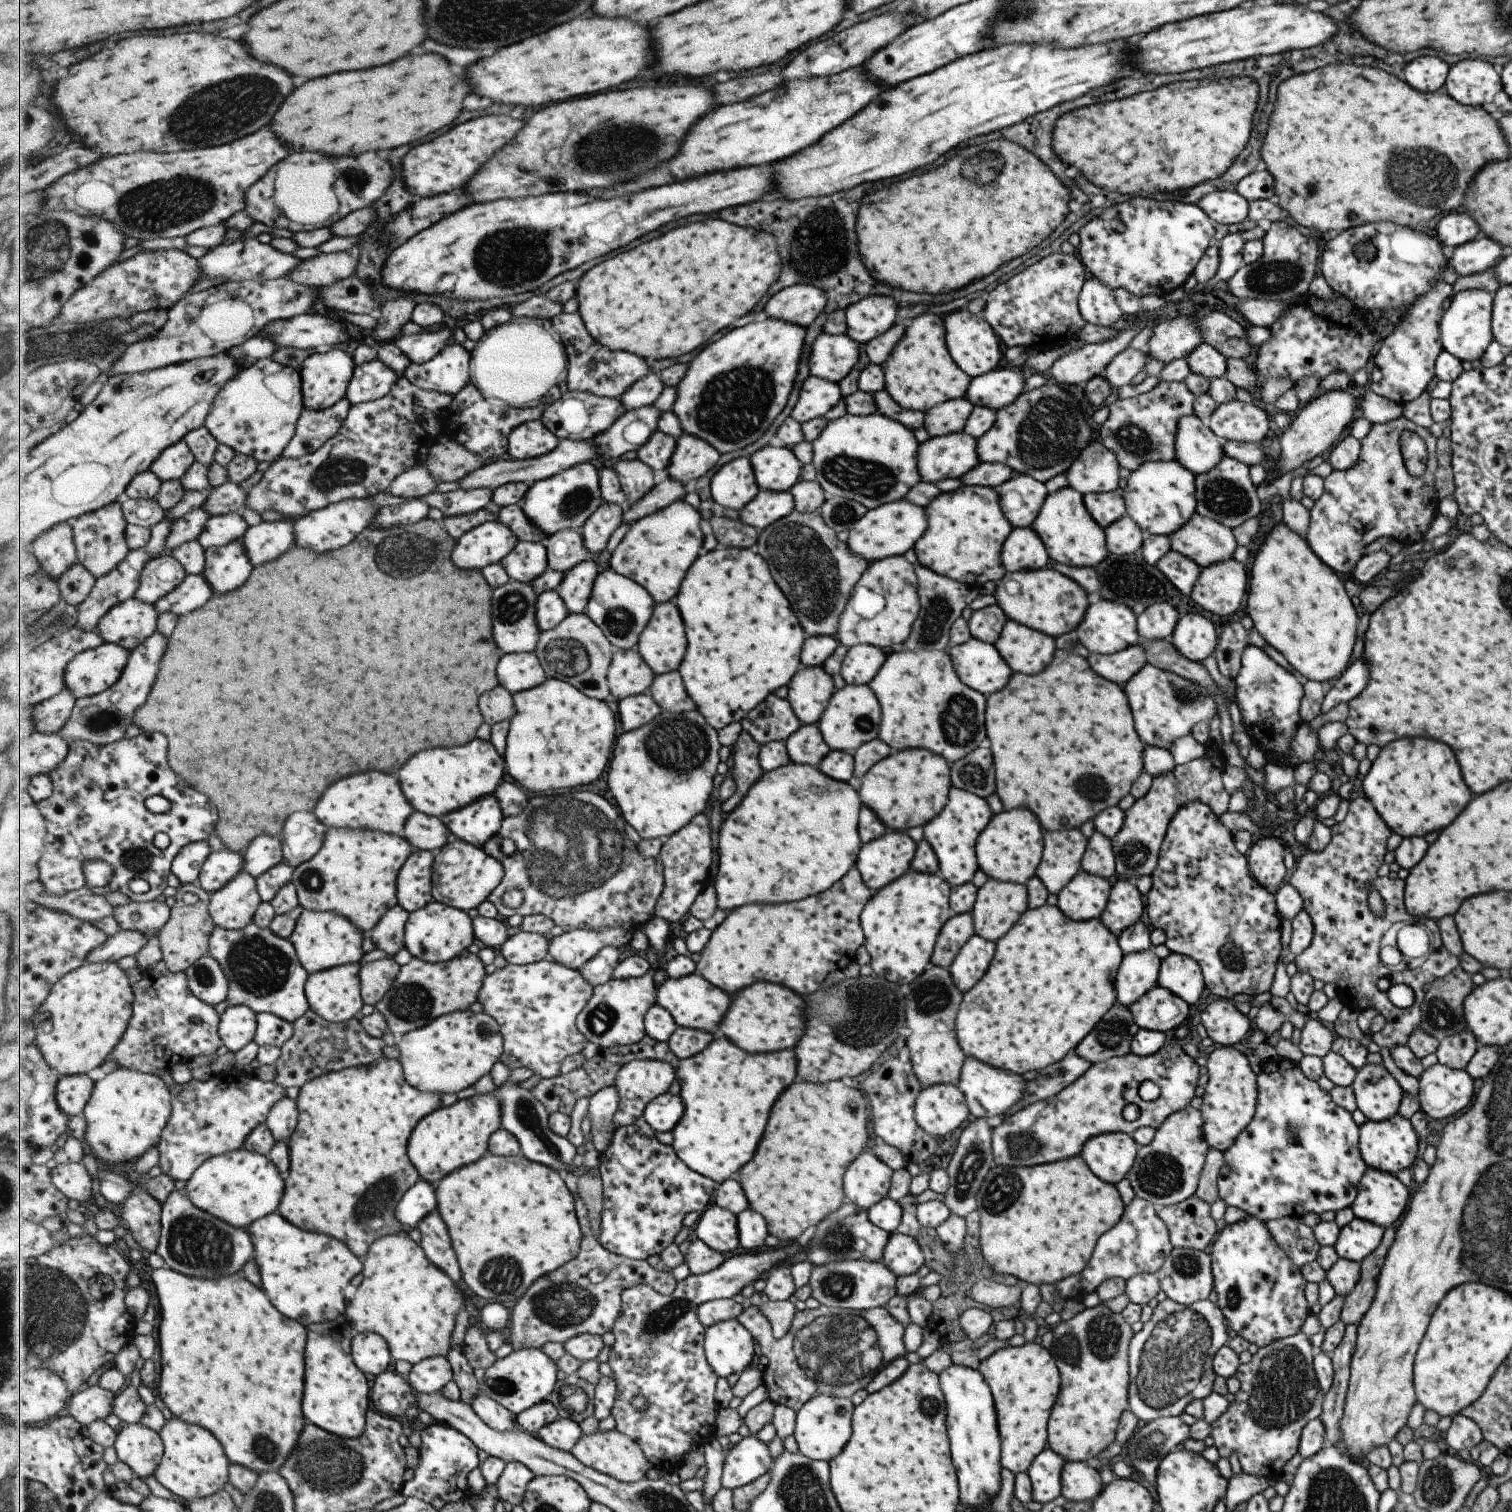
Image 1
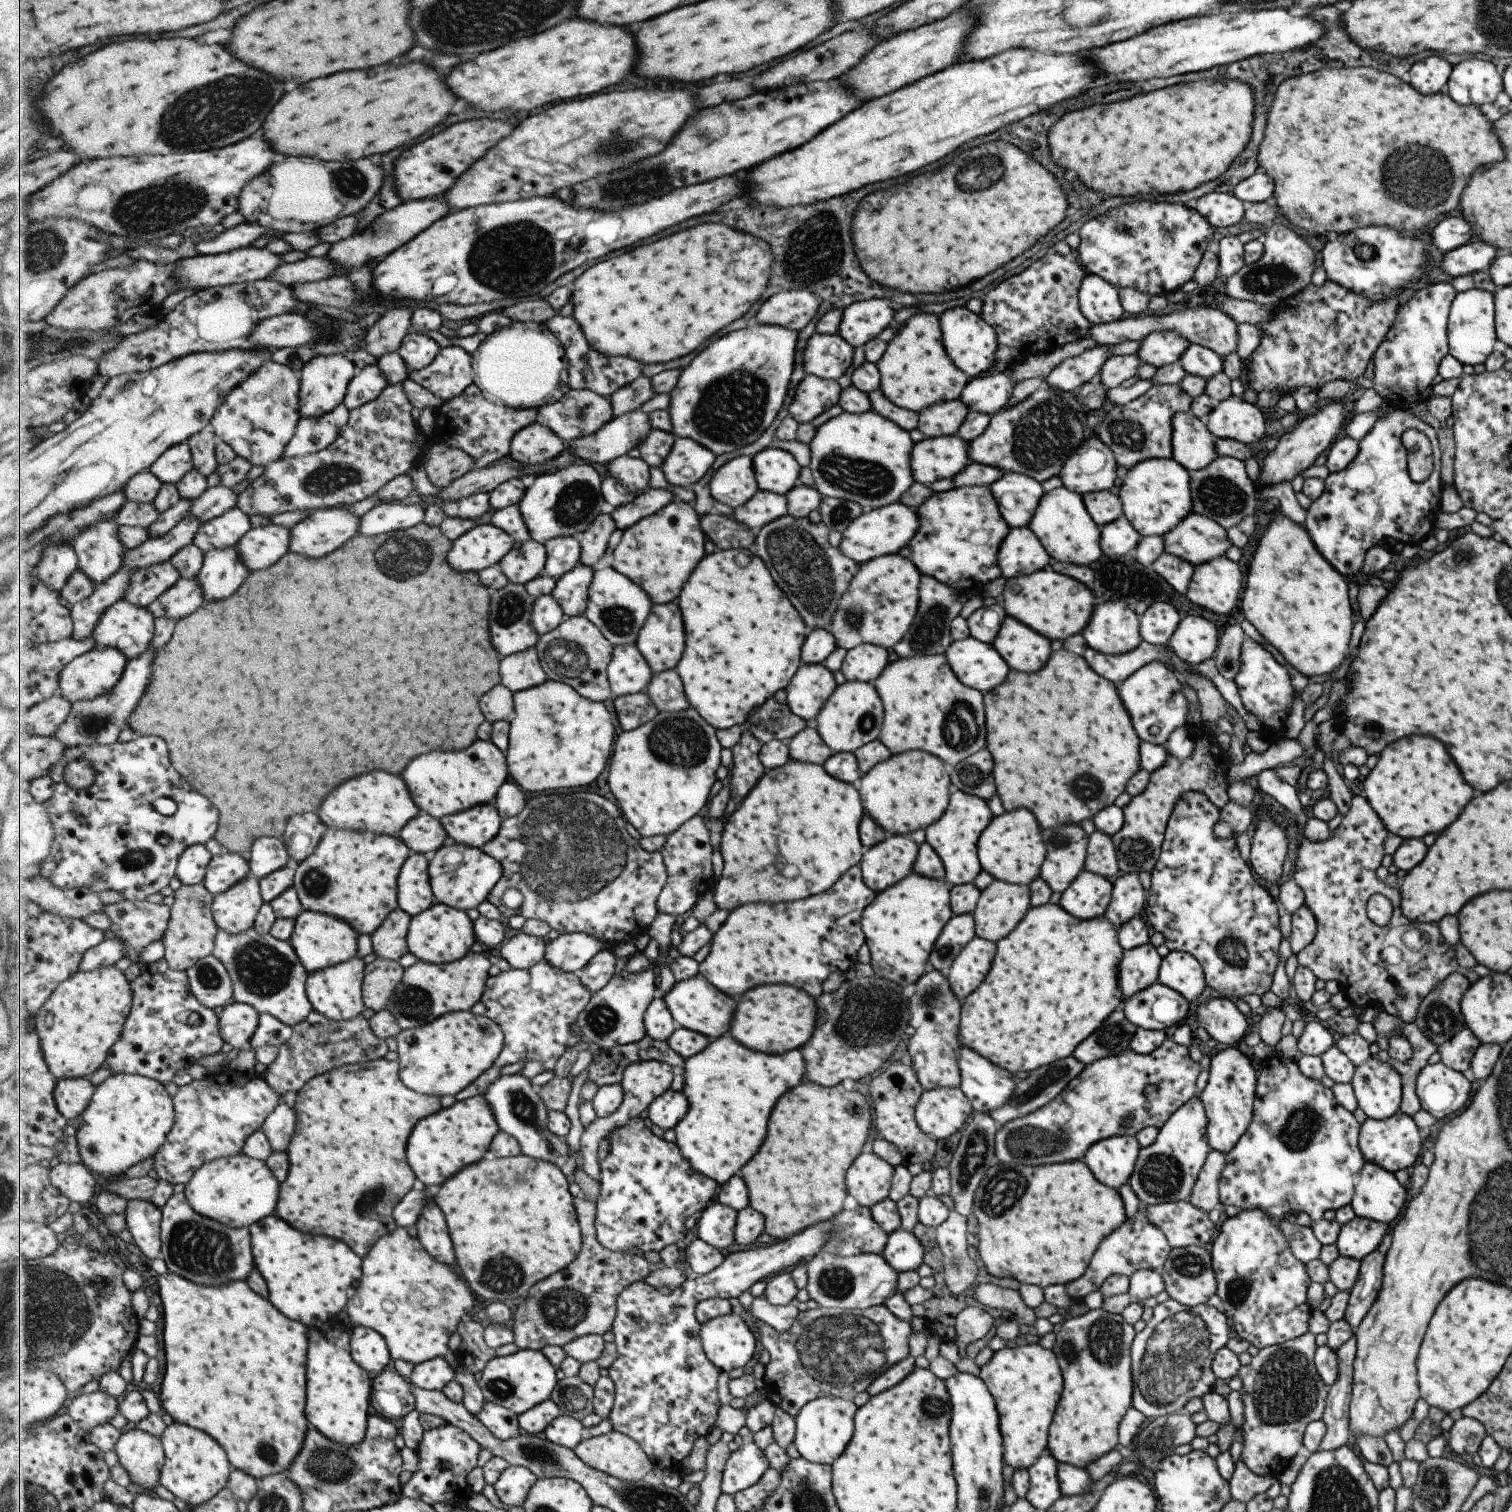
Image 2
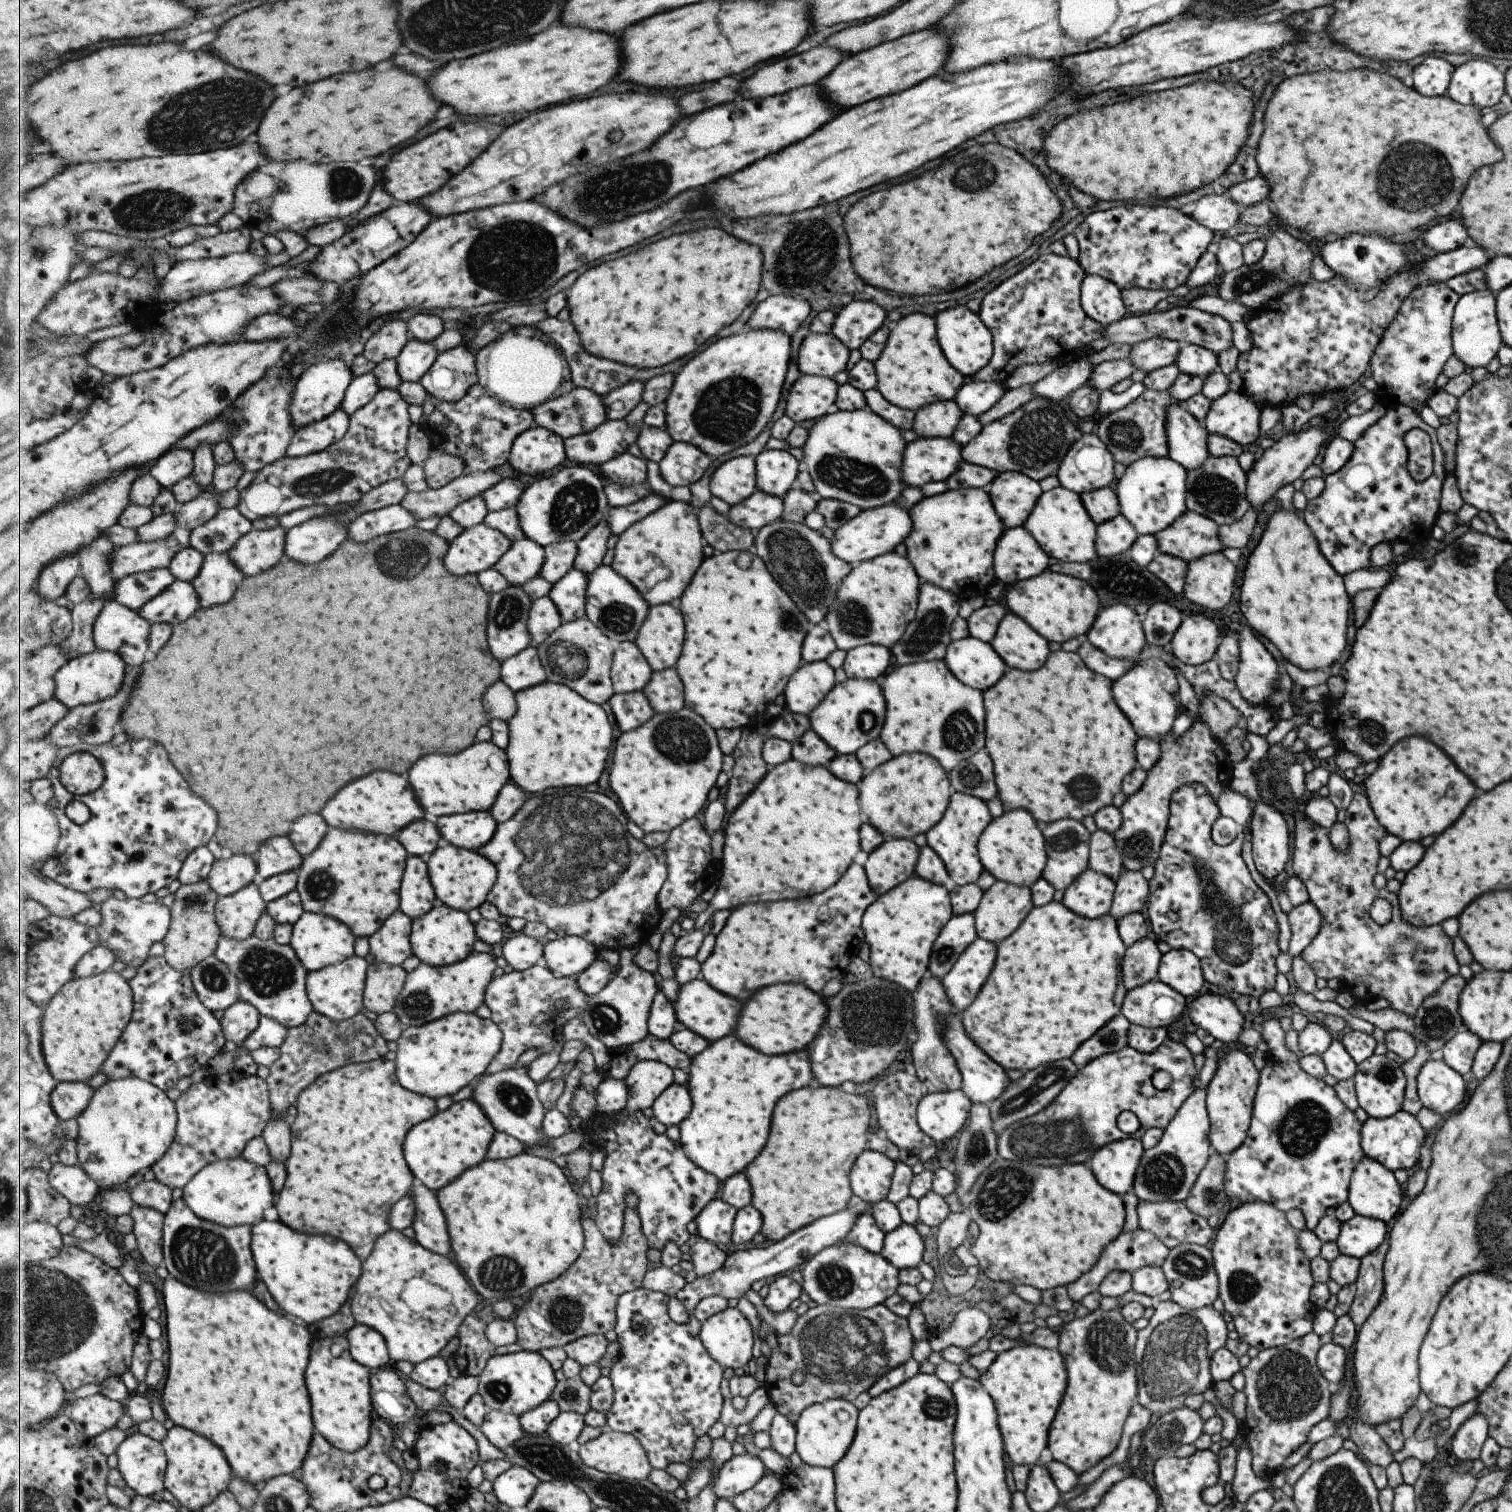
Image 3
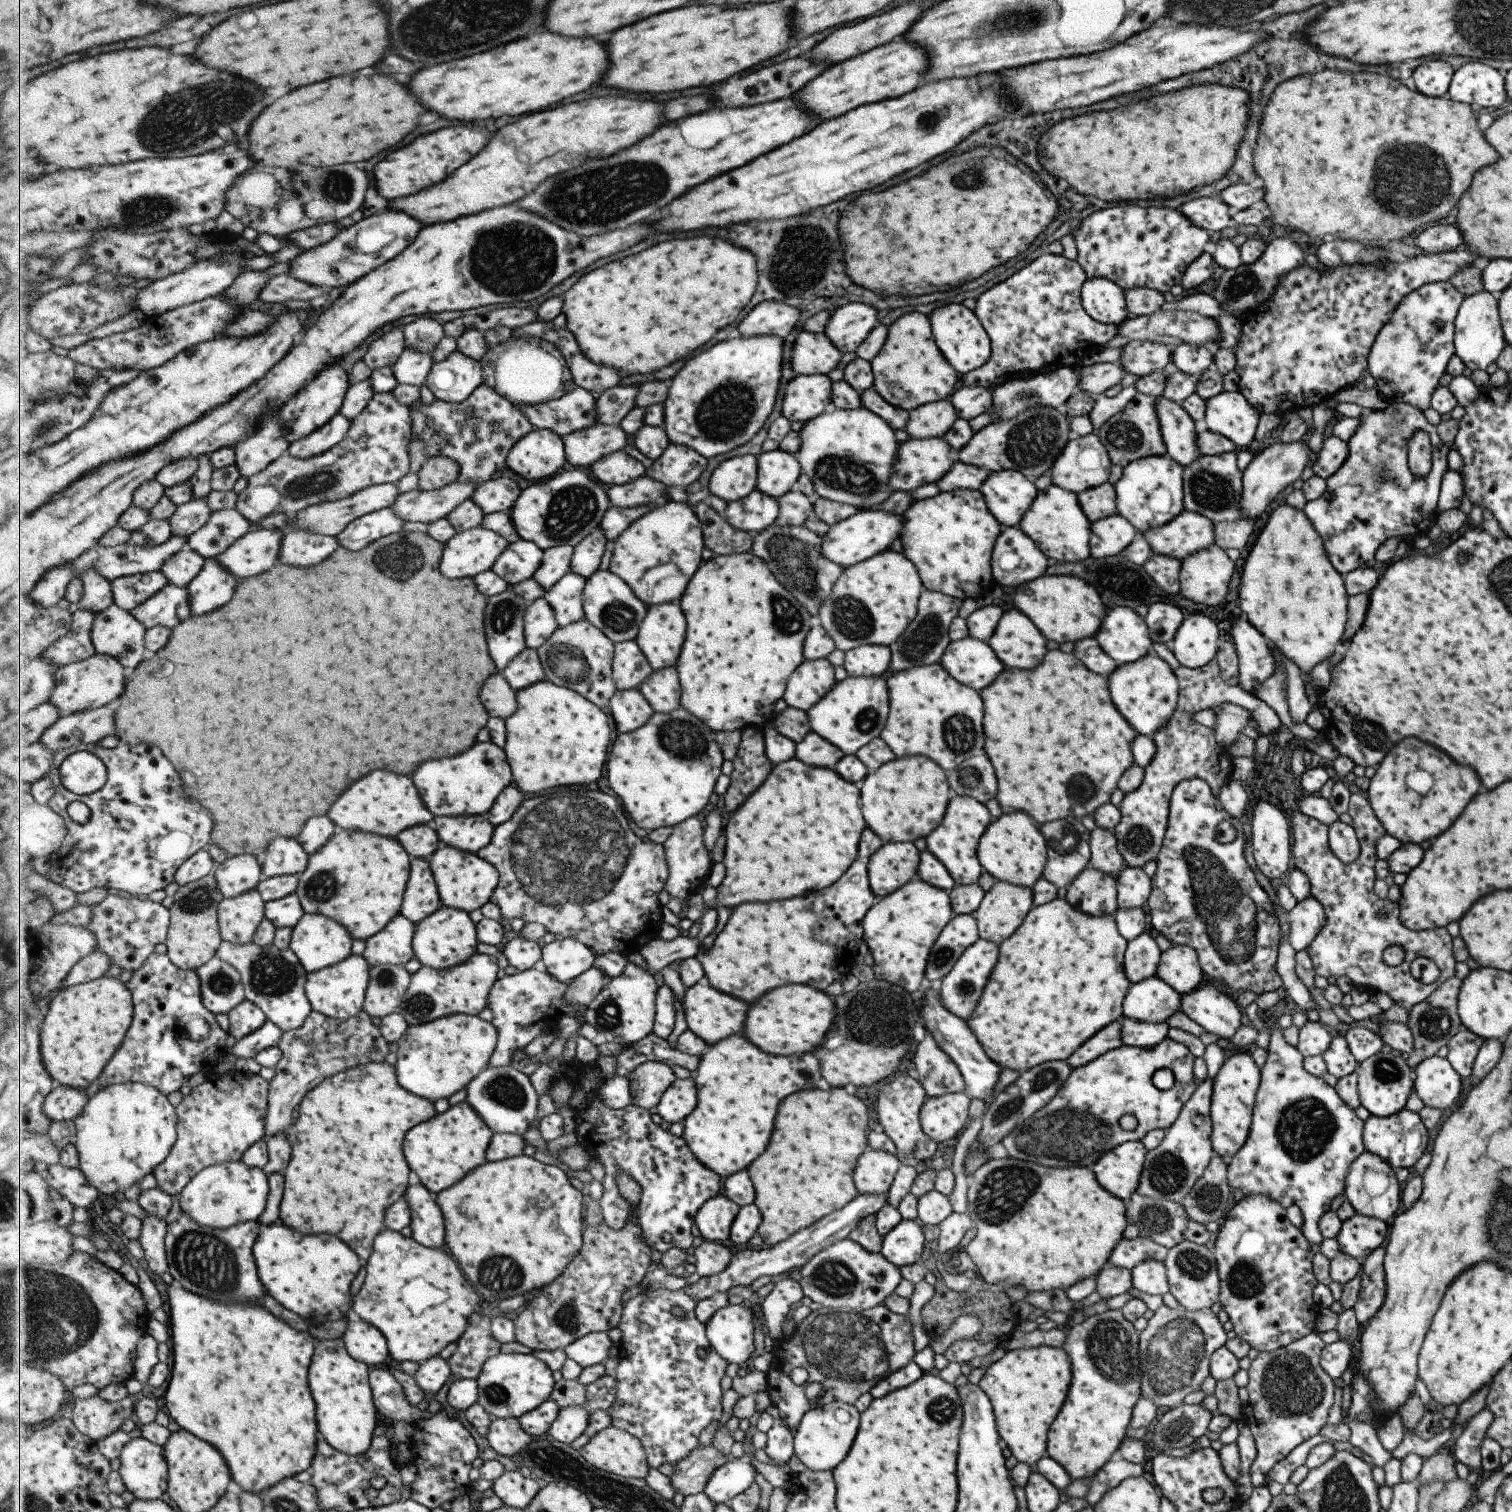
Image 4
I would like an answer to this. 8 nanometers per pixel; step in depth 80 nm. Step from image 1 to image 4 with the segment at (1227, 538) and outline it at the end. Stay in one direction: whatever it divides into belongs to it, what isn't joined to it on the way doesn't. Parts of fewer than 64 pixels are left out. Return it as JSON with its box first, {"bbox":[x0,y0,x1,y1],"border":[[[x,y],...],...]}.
{"bbox":[1141,509,1214,560],"border":[[[1185,509],[1165,524],[1144,530],[1141,536],[1152,553],[1177,560],[1214,542],[1213,523],[1199,513]]]}

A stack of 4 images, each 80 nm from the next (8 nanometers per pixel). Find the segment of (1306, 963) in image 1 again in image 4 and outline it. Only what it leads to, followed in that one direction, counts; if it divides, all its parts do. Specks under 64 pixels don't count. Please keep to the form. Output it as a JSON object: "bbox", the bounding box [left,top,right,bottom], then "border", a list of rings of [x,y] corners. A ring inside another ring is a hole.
{"bbox":[1290,793,1454,1011],"border":[[[1350,793],[1346,813],[1351,817],[1360,851],[1357,858],[1349,864],[1342,863],[1328,847],[1328,827],[1318,820],[1306,817],[1301,811],[1291,813],[1290,834],[1293,836],[1291,854],[1294,866],[1308,878],[1310,896],[1321,906],[1324,912],[1324,923],[1317,936],[1306,948],[1311,959],[1315,975],[1347,976],[1352,986],[1362,986],[1366,990],[1387,994],[1392,1002],[1402,1006],[1406,1011],[1414,1004],[1428,996],[1444,980],[1454,974],[1452,953],[1452,936],[1445,927],[1412,931],[1398,922],[1398,903],[1389,899],[1379,899],[1373,893],[1373,864],[1377,860],[1374,851],[1375,843],[1385,840],[1384,828],[1373,814],[1368,800],[1359,794]],[[1384,911],[1384,915],[1380,915]],[[1398,944],[1405,951],[1404,961],[1396,967],[1387,966],[1381,960],[1381,953],[1386,946]],[[1417,957],[1434,960],[1439,968],[1439,978],[1431,984],[1423,984],[1410,975],[1410,962]]]}

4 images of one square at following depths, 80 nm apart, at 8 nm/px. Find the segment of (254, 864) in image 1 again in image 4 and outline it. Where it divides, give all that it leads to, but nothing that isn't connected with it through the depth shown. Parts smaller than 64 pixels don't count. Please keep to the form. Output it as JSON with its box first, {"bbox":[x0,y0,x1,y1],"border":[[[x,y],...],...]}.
{"bbox":[262,838,310,880],"border":[[[281,838],[266,852],[262,878],[267,880],[276,876],[301,874],[308,867],[310,856],[297,840]]]}

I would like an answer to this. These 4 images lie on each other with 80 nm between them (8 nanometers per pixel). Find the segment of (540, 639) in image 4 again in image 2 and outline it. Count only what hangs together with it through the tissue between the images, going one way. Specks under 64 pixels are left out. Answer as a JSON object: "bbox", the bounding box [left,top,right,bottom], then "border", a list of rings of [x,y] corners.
{"bbox":[532,594,565,637],"border":[[[552,594],[536,599],[532,614],[532,625],[540,637],[560,627],[565,619],[564,608]]]}

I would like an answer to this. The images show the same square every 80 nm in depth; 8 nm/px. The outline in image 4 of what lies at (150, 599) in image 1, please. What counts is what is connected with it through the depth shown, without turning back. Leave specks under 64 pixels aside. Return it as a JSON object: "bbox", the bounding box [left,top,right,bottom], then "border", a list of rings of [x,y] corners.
{"bbox":[111,571,169,612],"border":[[[151,571],[145,574],[133,574],[111,581],[114,603],[132,612],[134,608],[147,602],[148,598],[161,592],[169,585],[167,577],[161,571]]]}

